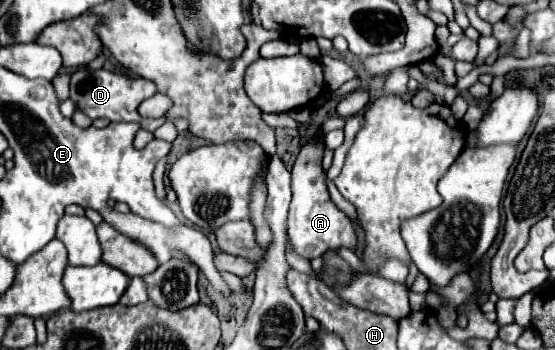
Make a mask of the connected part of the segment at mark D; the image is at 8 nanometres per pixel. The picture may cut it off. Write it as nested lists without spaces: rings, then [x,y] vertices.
[[[77,68],[71,74],[71,100],[77,102],[77,108],[83,110],[87,116],[95,118],[109,118],[111,122],[136,122],[141,128],[154,132],[165,122],[170,121],[165,116],[159,119],[147,119],[139,116],[137,106],[155,94],[155,84],[143,78],[129,78],[123,74],[115,74],[109,70],[89,70]]]

